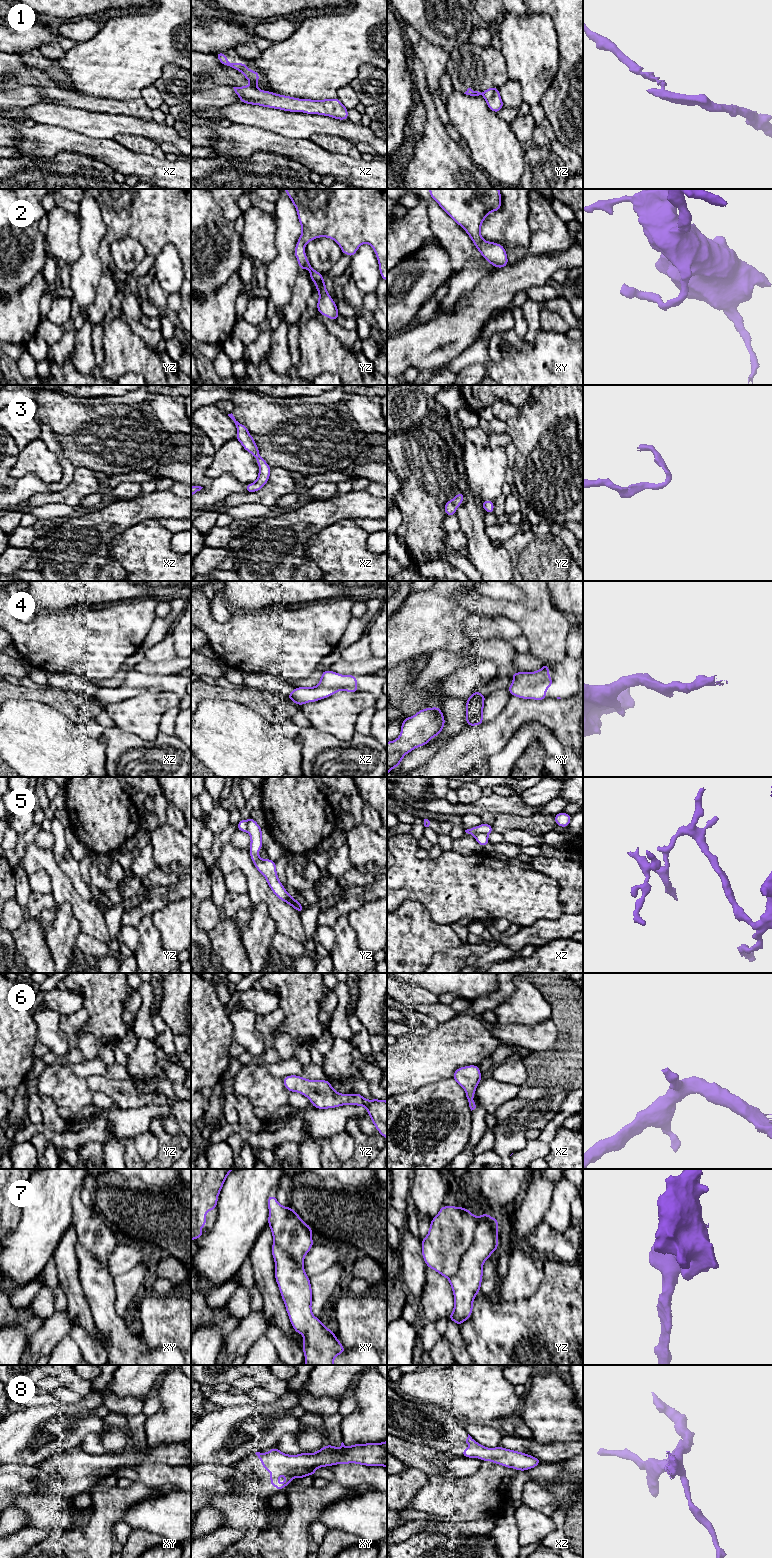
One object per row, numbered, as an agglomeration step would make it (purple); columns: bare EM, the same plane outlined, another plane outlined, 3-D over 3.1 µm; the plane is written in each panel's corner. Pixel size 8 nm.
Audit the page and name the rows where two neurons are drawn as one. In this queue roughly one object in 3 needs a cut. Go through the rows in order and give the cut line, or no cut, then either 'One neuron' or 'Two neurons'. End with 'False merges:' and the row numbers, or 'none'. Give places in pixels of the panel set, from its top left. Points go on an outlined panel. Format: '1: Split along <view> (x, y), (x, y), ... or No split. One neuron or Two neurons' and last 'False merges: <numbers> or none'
1: Split along xz (250, 85), (256, 88). Two neurons
2: No split. One neuron
3: No split. One neuron
4: No split. One neuron
5: Split along xz (487, 833), (477, 833), (474, 836). Two neurons
6: No split. One neuron
7: Split along yz (477, 1218), (473, 1243), (463, 1254), (458, 1270), (449, 1279). Two neurons
8: No split. One neuron
False merges: 1, 5, 7

